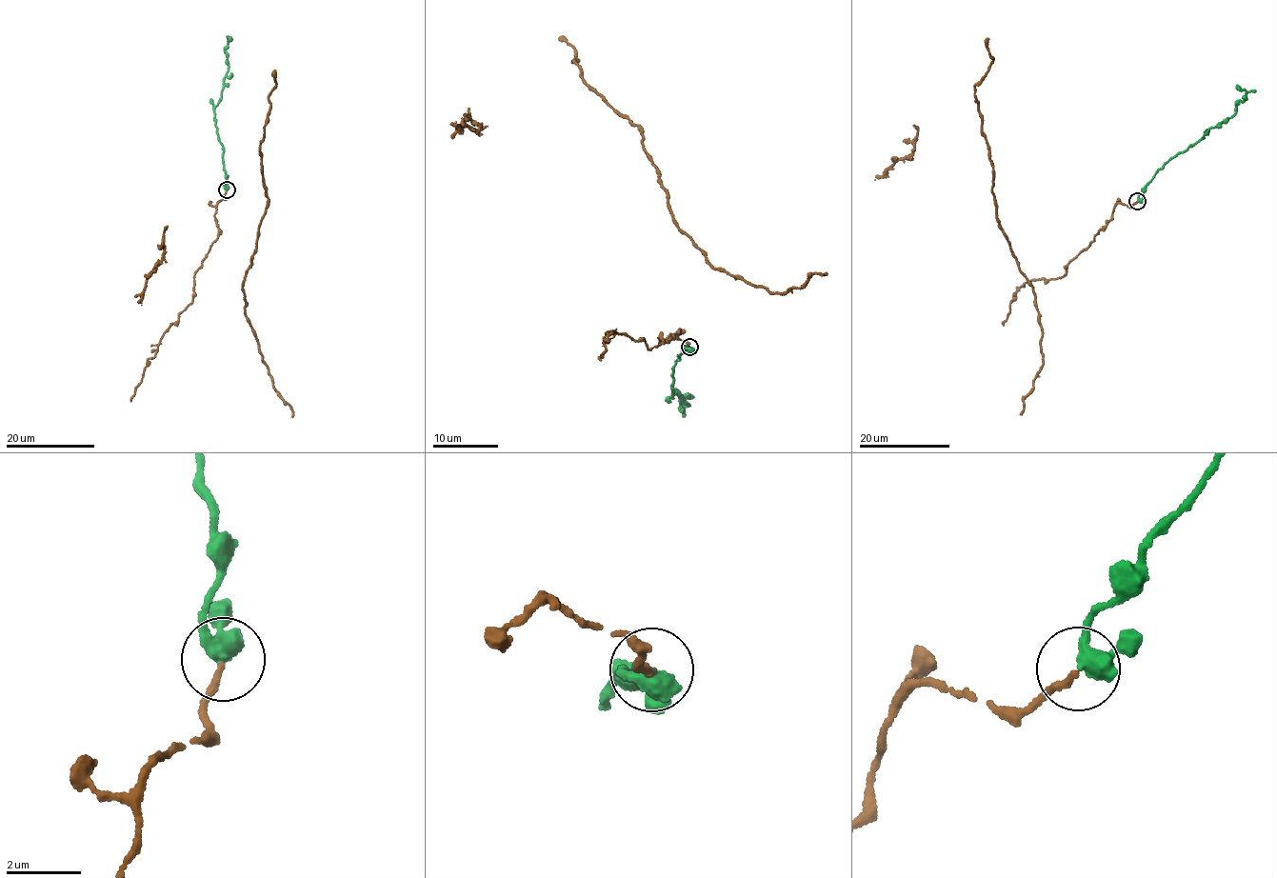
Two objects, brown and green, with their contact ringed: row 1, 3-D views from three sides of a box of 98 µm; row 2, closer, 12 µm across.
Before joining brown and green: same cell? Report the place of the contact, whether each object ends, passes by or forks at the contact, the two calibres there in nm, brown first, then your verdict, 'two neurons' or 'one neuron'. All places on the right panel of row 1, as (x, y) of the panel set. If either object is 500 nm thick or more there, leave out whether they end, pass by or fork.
at (1137, 201); brown ends there; green passes by; 180 nm thick on the brown side, 380 nm on the other; one neuron

